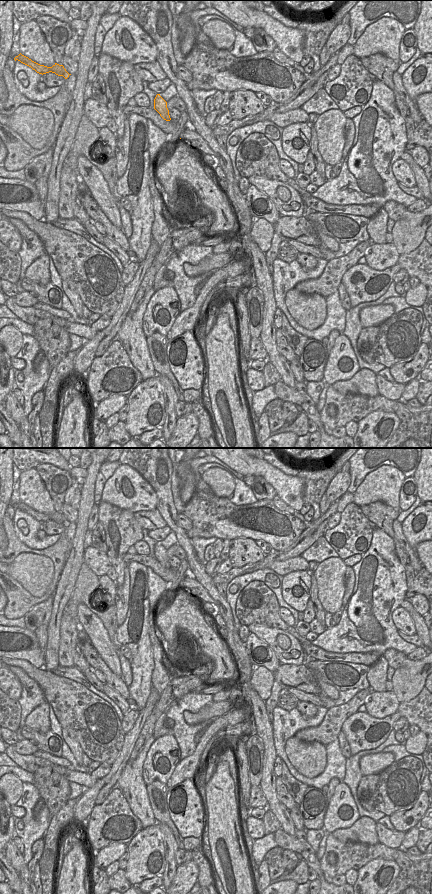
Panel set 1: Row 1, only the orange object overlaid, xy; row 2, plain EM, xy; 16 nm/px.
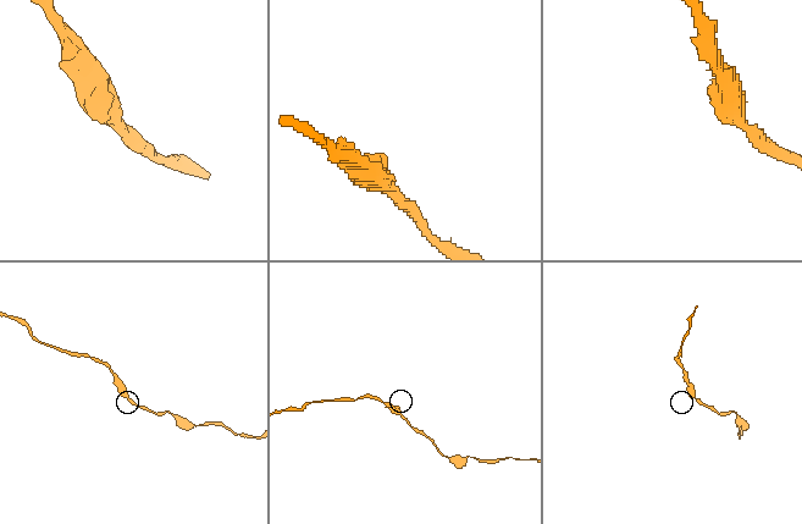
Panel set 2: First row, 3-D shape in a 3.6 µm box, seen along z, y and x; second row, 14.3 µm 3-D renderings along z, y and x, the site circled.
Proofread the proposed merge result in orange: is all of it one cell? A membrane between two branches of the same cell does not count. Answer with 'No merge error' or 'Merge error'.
No merge error.

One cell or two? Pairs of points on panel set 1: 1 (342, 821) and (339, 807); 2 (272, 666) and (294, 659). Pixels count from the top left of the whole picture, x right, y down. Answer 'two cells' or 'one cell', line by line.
1: one cell
2: two cells

